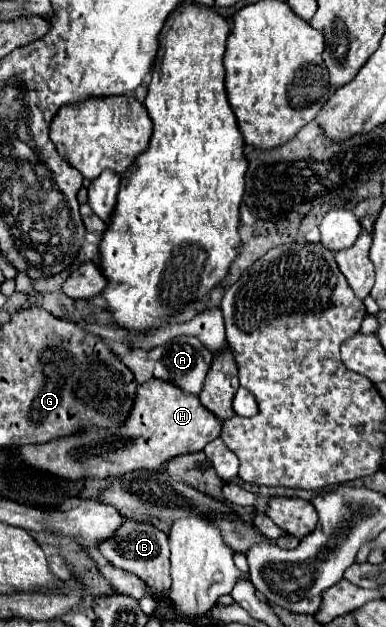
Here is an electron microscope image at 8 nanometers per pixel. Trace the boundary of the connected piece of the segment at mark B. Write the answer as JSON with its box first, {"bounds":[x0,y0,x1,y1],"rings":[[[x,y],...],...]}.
{"bounds":[99,520,171,594],"rings":[[[127,520],[109,540],[105,540],[105,544],[103,542],[99,544],[99,550],[115,568],[135,574],[139,580],[143,580],[149,592],[161,594],[161,592],[169,590],[169,586],[171,586],[169,542],[167,542],[167,534],[157,530],[153,524]]]}

